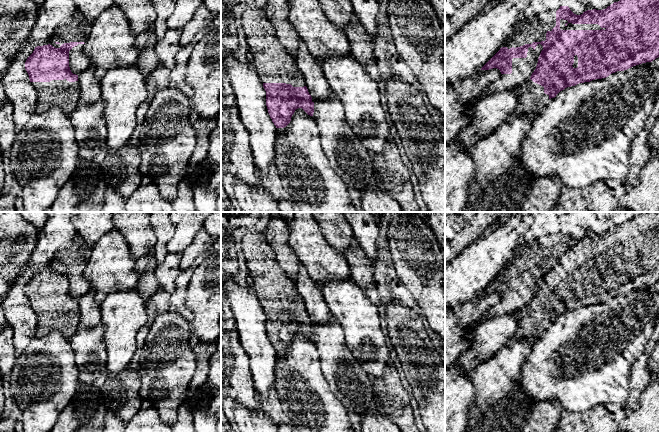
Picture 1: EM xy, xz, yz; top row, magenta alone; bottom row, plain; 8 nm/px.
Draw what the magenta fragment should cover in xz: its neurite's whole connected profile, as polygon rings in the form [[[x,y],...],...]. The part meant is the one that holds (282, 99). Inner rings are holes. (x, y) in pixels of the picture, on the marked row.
[[[247,8],[241,23],[245,31],[252,63],[266,91],[266,106],[276,128],[286,127],[295,110],[302,108],[308,115],[313,116],[314,102],[308,92],[303,74],[296,65],[293,57],[280,43],[276,31],[266,18],[263,10]]]

